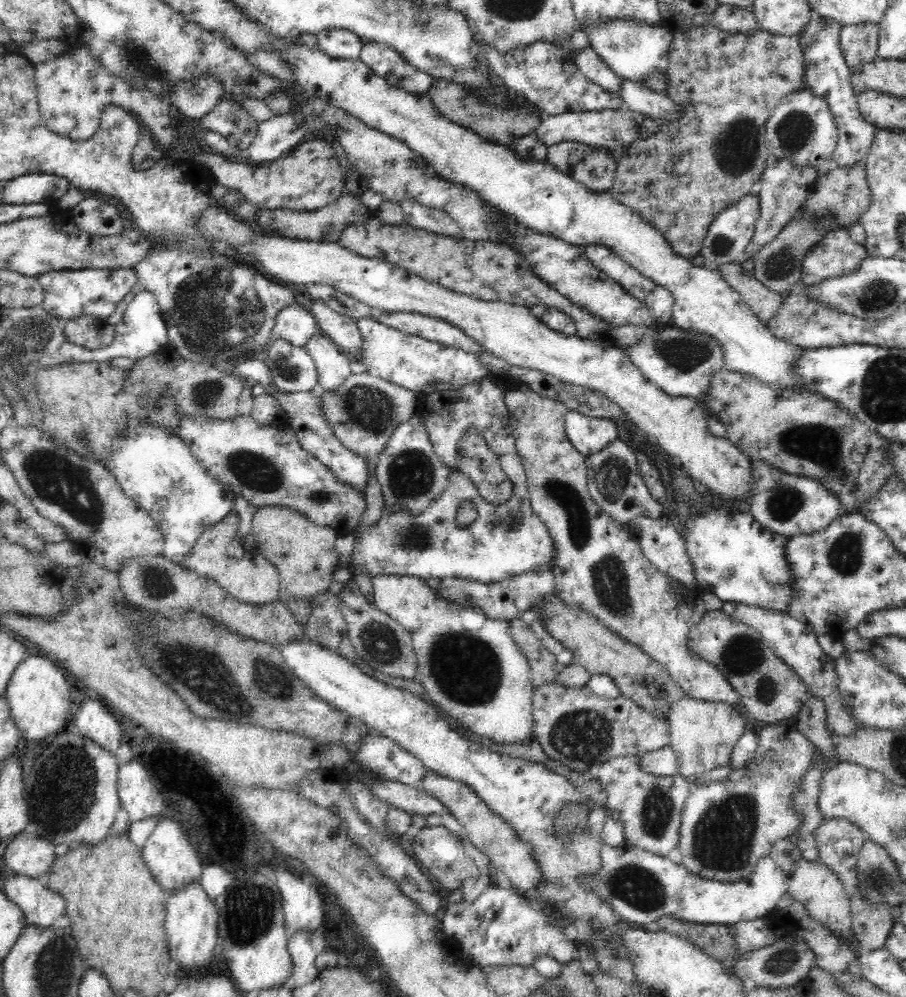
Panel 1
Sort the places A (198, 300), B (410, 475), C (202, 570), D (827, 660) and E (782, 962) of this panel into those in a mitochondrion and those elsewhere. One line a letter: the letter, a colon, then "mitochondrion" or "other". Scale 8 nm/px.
A: mitochondrion
B: mitochondrion
C: other
D: other
E: mitochondrion

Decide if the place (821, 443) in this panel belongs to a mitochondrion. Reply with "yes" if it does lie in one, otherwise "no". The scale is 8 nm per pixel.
yes

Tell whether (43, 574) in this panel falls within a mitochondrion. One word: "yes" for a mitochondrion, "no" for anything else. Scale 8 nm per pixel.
no

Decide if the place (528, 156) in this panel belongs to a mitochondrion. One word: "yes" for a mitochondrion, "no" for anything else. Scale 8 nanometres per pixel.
no

